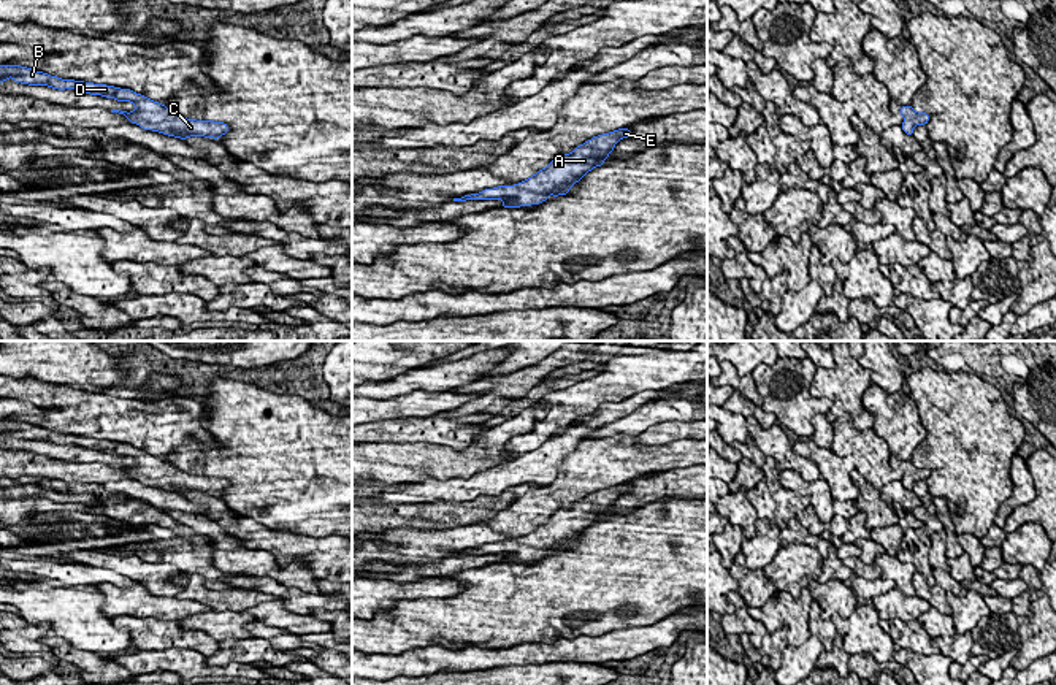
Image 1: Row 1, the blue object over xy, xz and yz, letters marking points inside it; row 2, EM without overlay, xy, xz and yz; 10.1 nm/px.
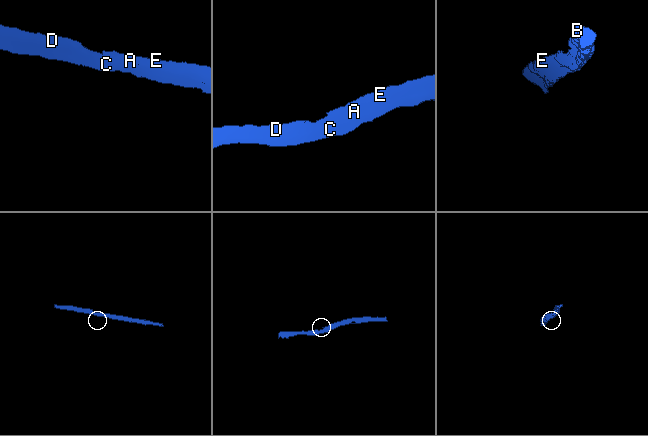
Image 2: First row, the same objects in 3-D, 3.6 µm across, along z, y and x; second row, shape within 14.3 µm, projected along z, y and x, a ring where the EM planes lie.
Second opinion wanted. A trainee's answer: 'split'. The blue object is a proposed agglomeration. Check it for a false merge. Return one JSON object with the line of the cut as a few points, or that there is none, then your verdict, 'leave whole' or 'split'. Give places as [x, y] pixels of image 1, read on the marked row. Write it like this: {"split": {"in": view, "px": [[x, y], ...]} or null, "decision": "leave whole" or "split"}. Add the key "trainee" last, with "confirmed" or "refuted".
{"split": null, "decision": "leave whole", "trainee": "refuted"}

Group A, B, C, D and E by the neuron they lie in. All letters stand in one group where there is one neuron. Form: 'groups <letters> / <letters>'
groups A B C D E

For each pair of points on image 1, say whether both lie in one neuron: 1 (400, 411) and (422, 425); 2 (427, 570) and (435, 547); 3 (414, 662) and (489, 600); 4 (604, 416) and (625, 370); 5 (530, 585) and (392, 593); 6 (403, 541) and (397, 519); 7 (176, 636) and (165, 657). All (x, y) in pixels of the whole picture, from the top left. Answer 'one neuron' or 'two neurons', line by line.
1: two neurons
2: two neurons
3: two neurons
4: two neurons
5: two neurons
6: two neurons
7: two neurons

